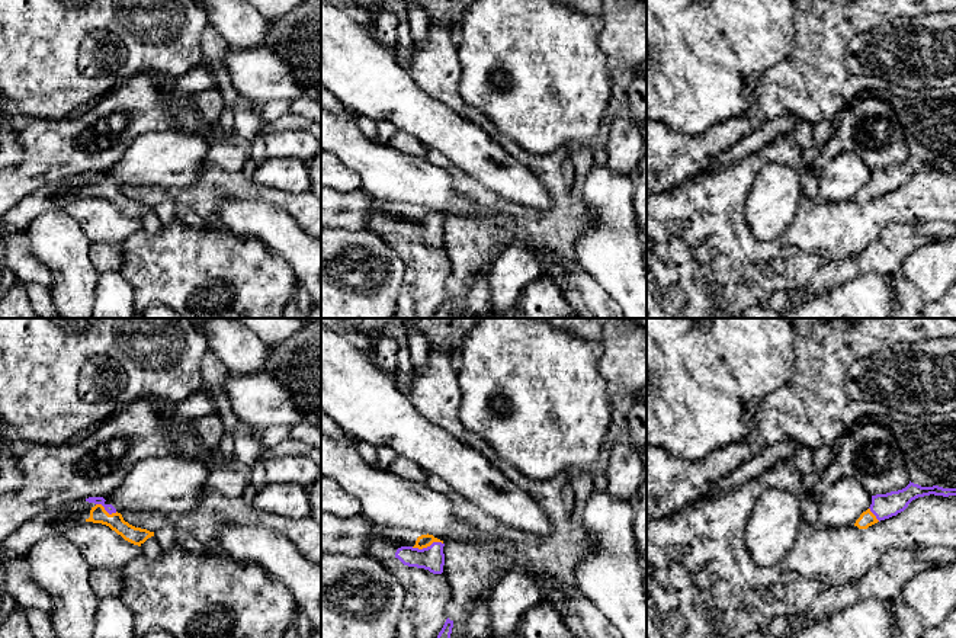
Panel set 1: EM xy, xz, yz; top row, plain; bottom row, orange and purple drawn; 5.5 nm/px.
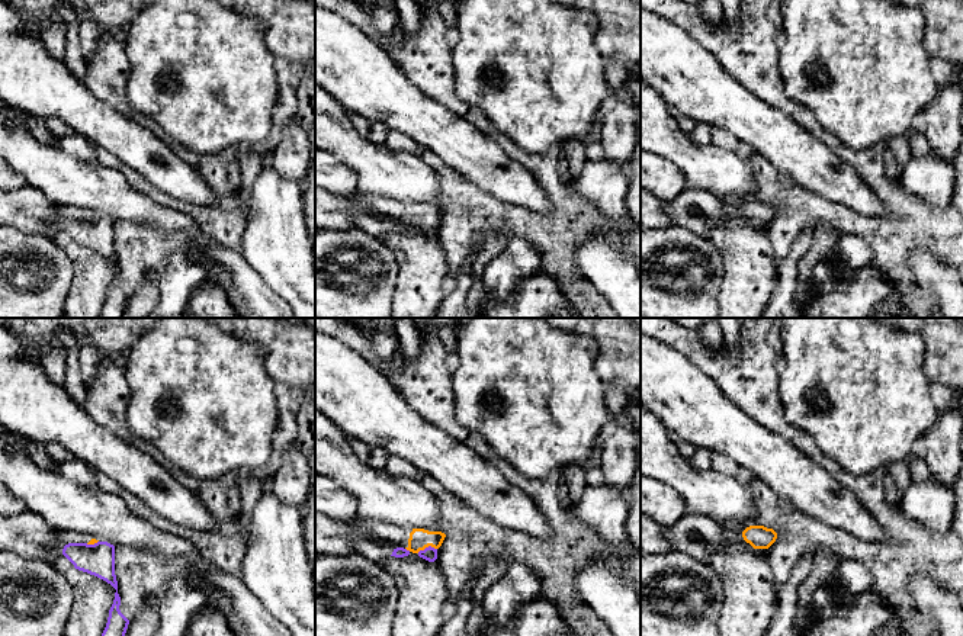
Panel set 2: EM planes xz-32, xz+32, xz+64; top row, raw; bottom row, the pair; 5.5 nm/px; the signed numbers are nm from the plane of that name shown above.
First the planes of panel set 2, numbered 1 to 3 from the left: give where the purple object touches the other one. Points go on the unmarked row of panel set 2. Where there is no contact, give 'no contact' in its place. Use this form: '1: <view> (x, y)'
1: xz-32 (92, 218)
2: xz+32 (426, 221)
3: no contact

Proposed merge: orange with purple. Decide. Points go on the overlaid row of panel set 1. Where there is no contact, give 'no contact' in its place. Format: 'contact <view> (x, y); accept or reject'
contact xz (426, 547); accept

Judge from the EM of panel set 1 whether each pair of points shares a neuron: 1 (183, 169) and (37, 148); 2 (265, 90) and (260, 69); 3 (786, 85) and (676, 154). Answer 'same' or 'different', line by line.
1: different
2: same
3: same

